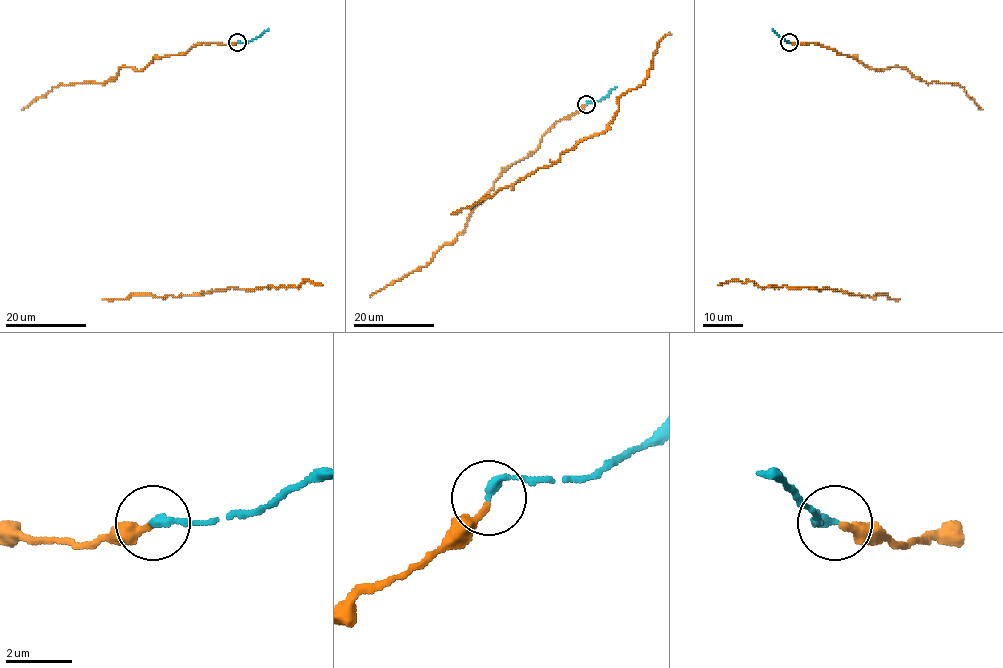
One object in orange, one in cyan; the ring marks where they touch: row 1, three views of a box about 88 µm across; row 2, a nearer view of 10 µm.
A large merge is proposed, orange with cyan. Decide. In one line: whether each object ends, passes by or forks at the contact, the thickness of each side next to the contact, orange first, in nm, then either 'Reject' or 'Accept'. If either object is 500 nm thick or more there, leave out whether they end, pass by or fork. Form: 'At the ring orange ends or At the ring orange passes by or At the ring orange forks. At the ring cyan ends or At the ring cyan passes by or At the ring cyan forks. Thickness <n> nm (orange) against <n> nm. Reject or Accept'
At the ring orange ends. At the ring cyan ends. Thickness 240 nm (orange) against 260 nm. Accept

